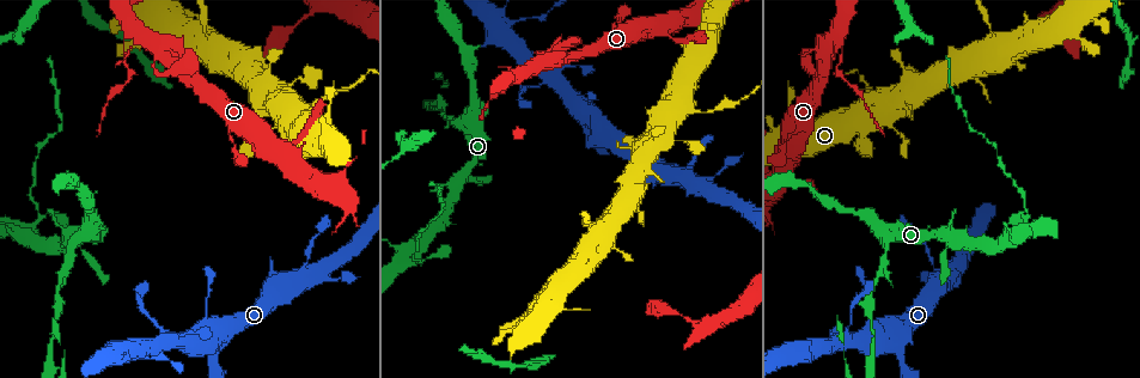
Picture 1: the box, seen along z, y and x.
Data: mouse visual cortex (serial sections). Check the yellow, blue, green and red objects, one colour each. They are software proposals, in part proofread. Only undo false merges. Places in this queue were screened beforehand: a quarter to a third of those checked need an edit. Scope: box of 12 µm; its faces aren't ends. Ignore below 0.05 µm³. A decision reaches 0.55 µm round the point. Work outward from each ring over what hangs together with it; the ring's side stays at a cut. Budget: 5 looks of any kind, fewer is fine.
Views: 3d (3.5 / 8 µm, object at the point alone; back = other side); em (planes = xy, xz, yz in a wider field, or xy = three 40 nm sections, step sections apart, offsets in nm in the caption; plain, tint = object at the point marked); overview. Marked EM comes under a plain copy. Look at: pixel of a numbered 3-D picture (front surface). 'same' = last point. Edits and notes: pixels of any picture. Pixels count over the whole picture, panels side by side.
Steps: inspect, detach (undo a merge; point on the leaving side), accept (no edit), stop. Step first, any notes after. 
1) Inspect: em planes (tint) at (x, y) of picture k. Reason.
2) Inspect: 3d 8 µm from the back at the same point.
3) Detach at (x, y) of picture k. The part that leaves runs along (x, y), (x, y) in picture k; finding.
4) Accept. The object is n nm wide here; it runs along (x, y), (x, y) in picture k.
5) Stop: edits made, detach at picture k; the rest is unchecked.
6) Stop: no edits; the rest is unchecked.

Inspect: 3d 8 µm at (519, 78) of picture 1. Branch point.

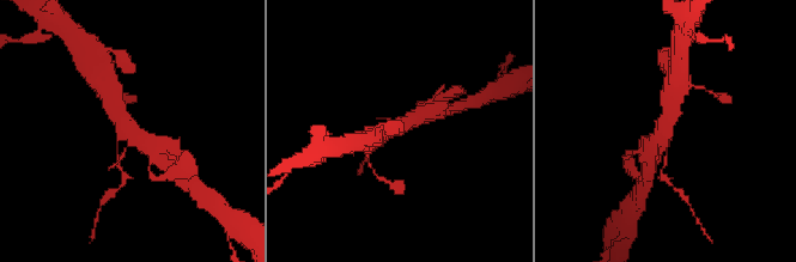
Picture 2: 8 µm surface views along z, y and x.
Inspect: em planes (tint) at (667, 131) of picture 2.

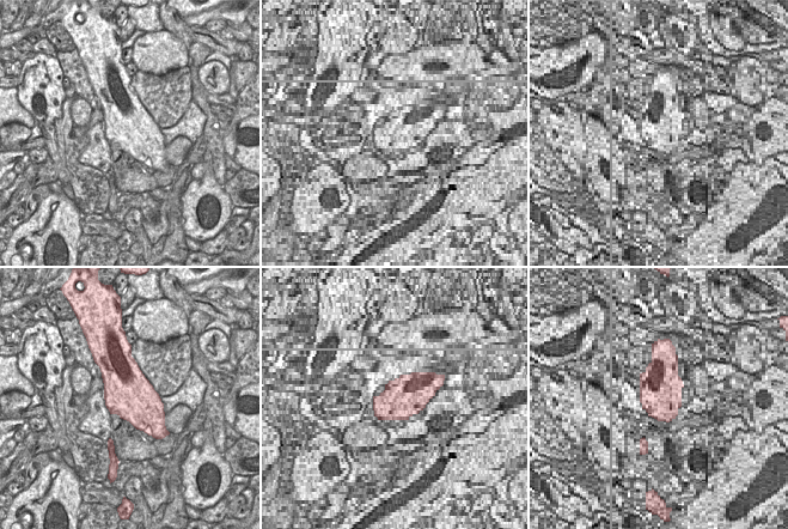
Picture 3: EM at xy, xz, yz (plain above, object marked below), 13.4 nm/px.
Detach at (663, 177) of picture 2. The part that leaves runs along (117, 147), (119, 169), (123, 174), (117, 189) in picture 2; a second cell is stuck on.

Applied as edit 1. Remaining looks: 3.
Inspect: 3d 3.5 µm at (435, 255) of picture 1. Thin neck.

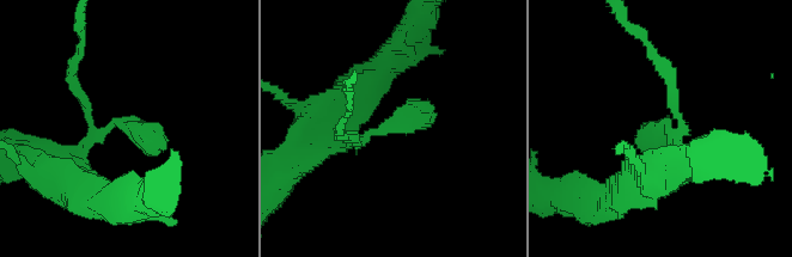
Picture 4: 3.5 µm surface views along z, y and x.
Inspect: em xy step 1 (tint) at (386, 129) of picture 4. Shape alone is not enough.

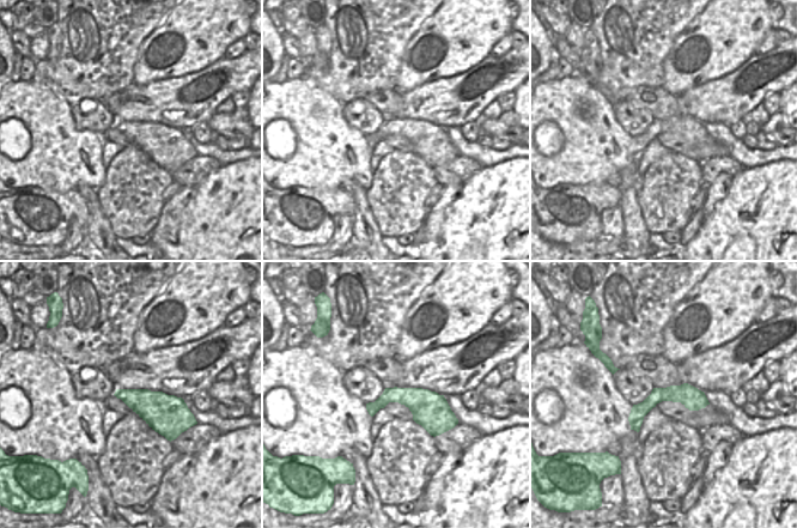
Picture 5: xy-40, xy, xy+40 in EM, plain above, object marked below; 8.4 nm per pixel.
Detach at (75, 90) of picture 4. A second cell is stuck on.

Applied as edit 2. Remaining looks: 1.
Stop: edits made, detach at picture 2, detach at picture 4; the rest is unchecked.

